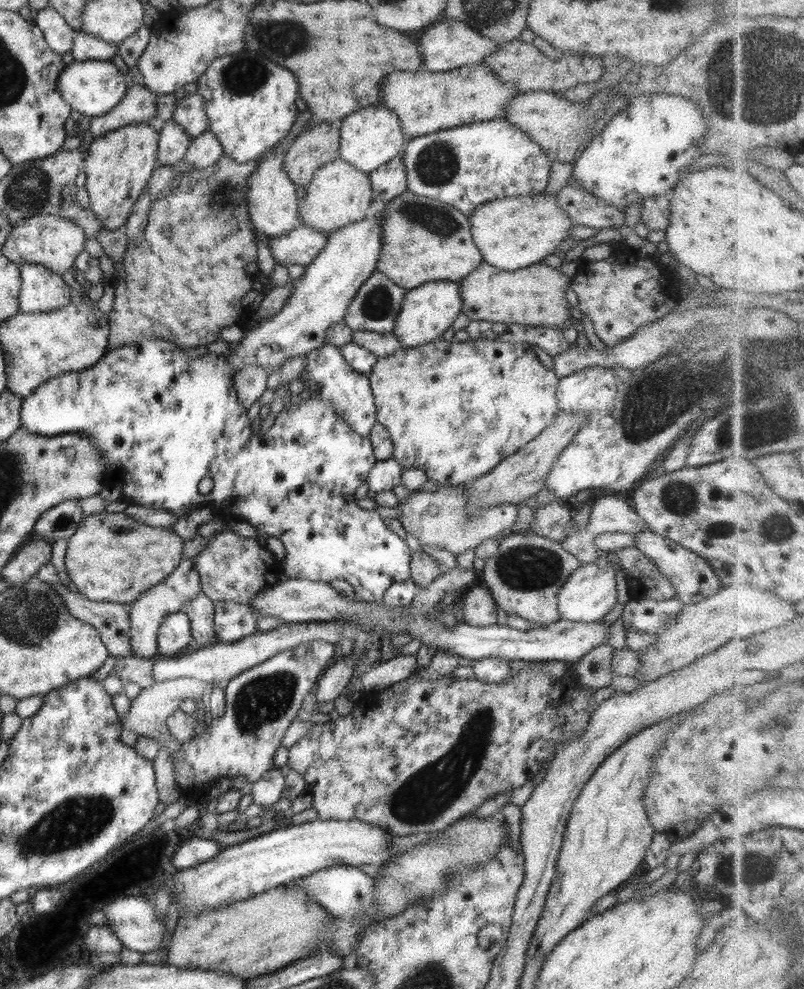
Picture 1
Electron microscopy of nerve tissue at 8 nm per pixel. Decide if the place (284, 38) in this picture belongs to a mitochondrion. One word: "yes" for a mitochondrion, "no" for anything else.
yes

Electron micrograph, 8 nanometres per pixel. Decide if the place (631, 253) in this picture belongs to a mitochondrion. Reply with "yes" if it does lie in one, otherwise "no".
no

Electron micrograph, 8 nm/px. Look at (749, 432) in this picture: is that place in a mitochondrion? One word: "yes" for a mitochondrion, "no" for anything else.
yes

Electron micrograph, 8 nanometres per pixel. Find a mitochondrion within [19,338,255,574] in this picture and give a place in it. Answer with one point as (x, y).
(64, 521)

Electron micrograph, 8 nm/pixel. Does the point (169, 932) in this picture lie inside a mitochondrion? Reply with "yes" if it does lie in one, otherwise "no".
no

